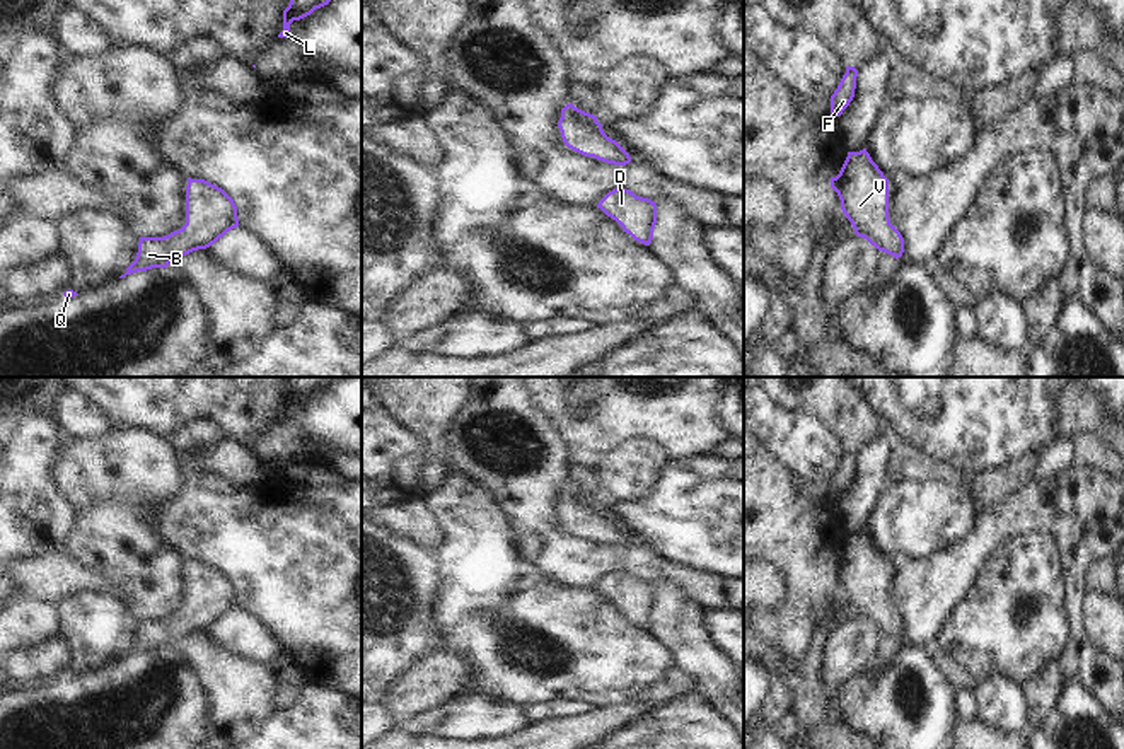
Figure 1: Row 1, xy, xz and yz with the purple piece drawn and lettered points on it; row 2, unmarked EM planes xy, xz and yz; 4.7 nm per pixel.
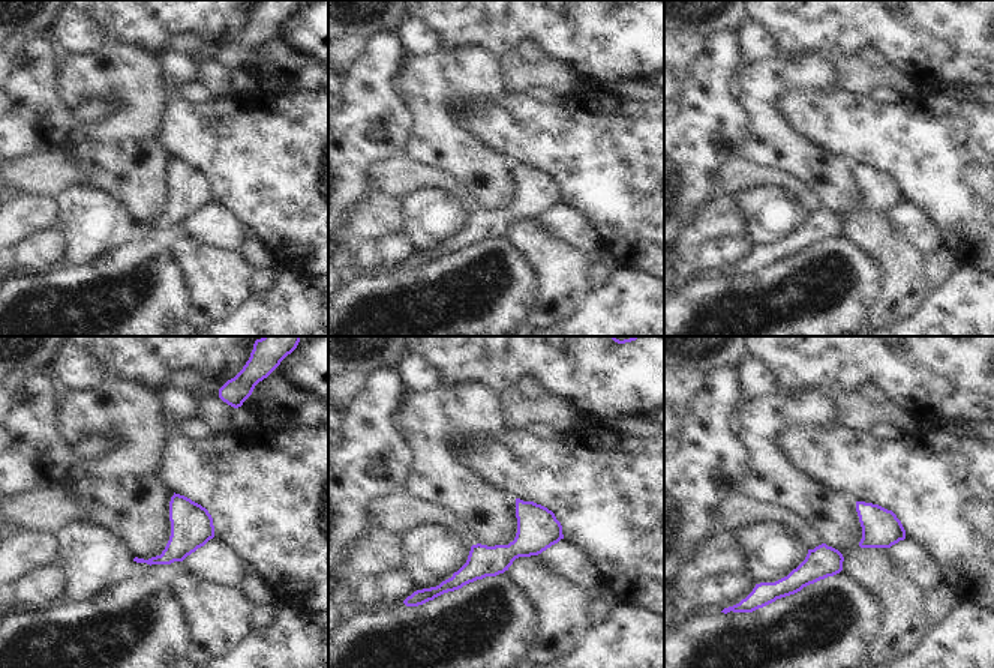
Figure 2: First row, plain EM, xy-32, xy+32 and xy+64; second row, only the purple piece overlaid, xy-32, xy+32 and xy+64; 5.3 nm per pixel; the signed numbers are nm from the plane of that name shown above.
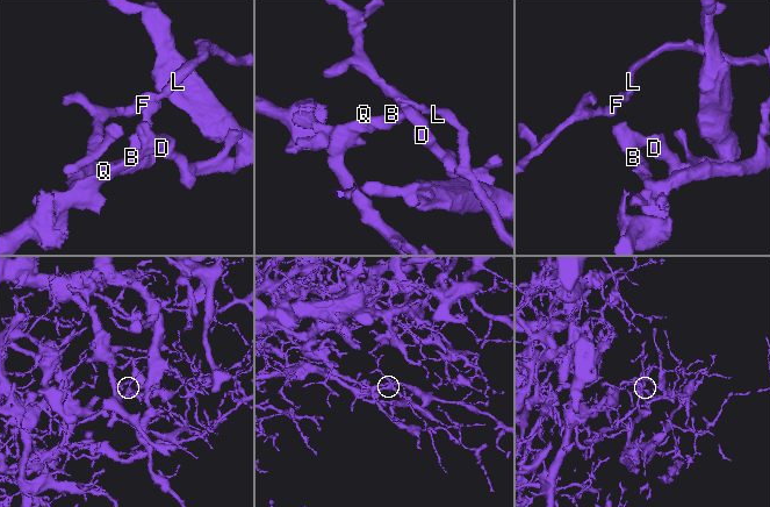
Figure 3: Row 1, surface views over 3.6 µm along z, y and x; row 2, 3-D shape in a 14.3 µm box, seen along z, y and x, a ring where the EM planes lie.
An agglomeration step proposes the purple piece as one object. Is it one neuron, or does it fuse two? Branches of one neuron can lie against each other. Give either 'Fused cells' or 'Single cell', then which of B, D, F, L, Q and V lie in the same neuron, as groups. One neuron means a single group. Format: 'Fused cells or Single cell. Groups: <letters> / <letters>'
Single cell. Groups: B D F L Q V

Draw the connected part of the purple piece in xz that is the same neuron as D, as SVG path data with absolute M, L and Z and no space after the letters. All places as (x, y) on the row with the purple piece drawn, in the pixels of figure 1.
M616 188L597 205L607 217L616 220L634 241L650 246L657 224L657 205L633 191Z

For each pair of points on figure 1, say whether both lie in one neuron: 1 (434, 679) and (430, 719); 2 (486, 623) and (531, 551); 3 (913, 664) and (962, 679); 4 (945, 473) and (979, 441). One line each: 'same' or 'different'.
1: different
2: different
3: different
4: different

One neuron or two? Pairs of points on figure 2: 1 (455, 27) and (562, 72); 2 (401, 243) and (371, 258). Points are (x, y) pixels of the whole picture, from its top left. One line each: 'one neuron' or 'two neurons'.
1: two neurons
2: one neuron

